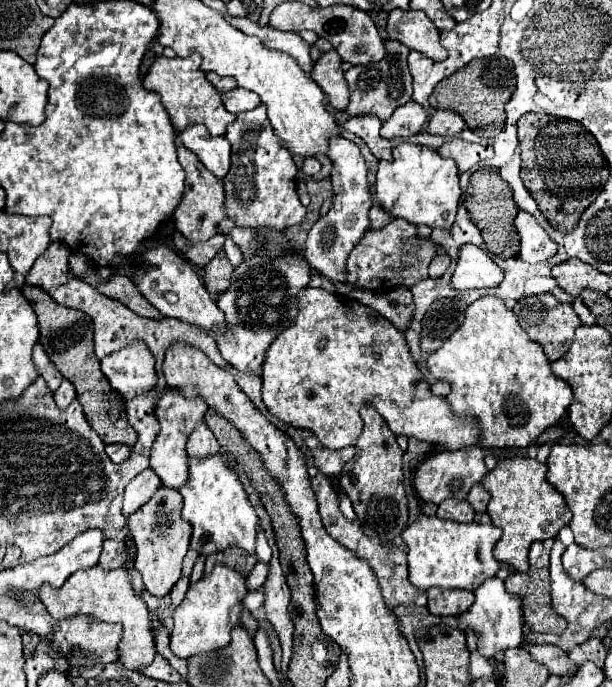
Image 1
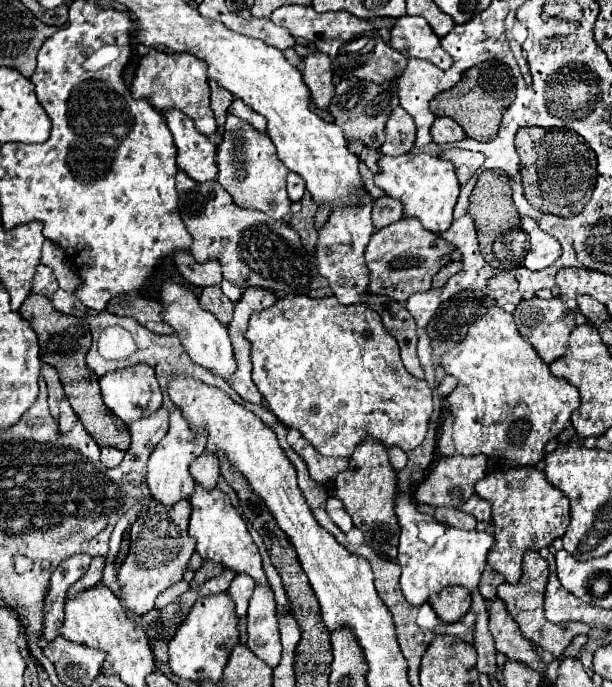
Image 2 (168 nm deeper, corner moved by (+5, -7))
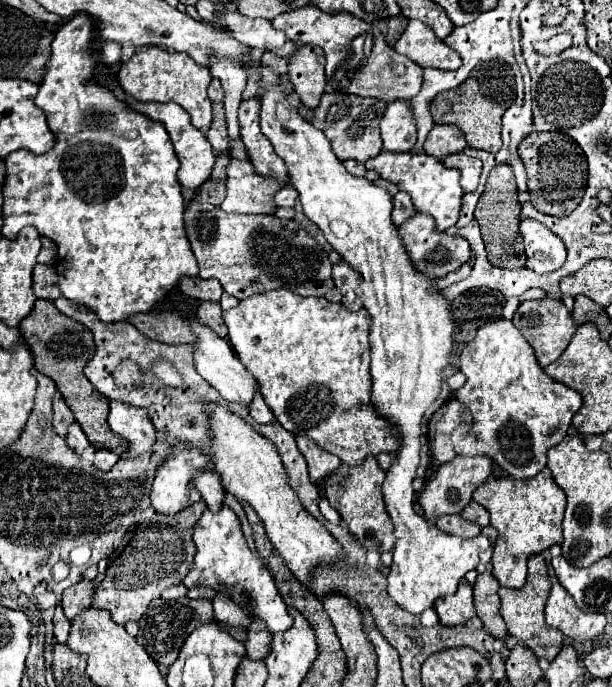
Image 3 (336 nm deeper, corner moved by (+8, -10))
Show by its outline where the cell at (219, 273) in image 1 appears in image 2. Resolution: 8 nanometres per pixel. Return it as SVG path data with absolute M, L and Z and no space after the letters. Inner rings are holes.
M218 285L212 287L204 287L200 293L200 305L210 311L212 315L216 315L216 319L220 323L228 323L232 319L232 301L222 293L222 289Z

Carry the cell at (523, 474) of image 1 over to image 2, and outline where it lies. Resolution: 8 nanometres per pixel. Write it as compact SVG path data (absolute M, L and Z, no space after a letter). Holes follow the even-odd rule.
M514 467L508 471L494 471L476 483L476 493L492 503L494 547L488 553L490 567L504 575L508 583L518 583L522 575L524 551L540 551L562 537L570 525L568 499L556 491L536 467Z

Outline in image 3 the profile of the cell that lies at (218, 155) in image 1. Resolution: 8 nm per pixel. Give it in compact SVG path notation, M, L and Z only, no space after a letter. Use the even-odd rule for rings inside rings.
M125 96L125 104L135 110L135 112L141 112L145 114L147 118L155 120L155 122L161 122L169 134L169 140L175 148L175 154L181 162L181 168L177 172L177 178L181 182L181 186L185 188L191 188L191 190L197 190L209 176L211 176L211 170L213 170L213 164L215 164L215 156L213 156L213 150L211 150L211 144L209 140L205 138L205 134L201 130L197 130L191 120L189 120L189 114L175 102L137 102L135 98L131 96Z

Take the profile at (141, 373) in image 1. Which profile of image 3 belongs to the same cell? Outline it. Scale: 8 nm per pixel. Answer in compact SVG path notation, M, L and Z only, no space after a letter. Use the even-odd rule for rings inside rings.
M111 400L109 426L129 444L129 450L123 454L123 458L139 456L147 452L155 442L155 428L149 416L145 414L145 408L133 408L123 402Z

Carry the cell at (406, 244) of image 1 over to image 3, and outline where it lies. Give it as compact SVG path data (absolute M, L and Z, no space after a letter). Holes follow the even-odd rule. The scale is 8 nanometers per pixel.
M417 212L405 224L399 226L399 234L403 238L403 244L405 244L411 260L413 260L413 264L419 268L419 272L423 272L425 276L429 276L431 280L443 278L449 272L457 270L461 264L469 262L469 256L471 256L469 242L465 238L461 238L461 236L451 234L451 232L439 232L435 228L433 216L429 216L429 214Z

